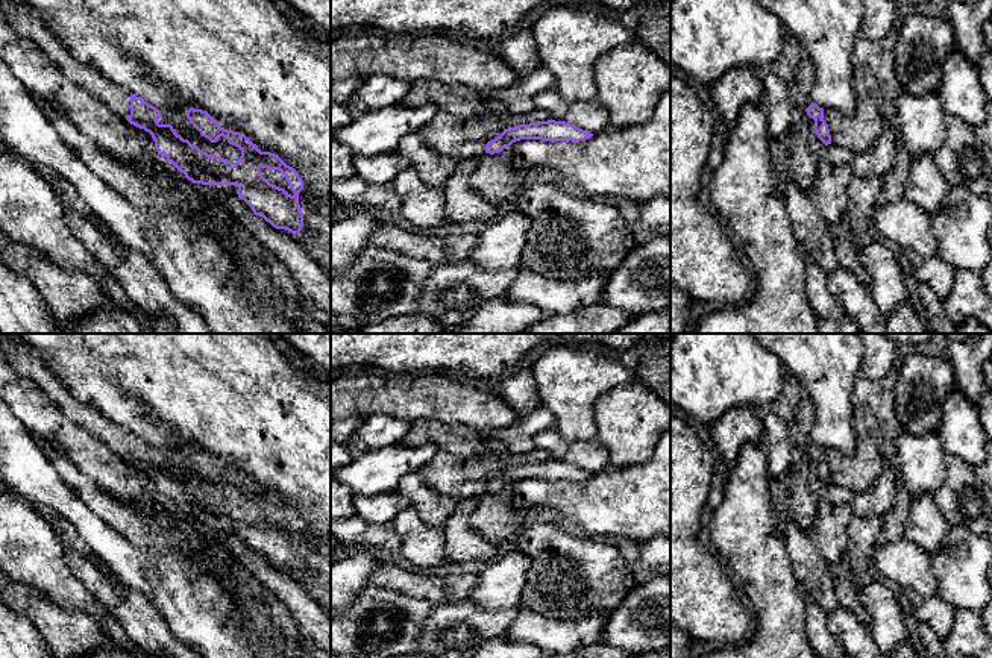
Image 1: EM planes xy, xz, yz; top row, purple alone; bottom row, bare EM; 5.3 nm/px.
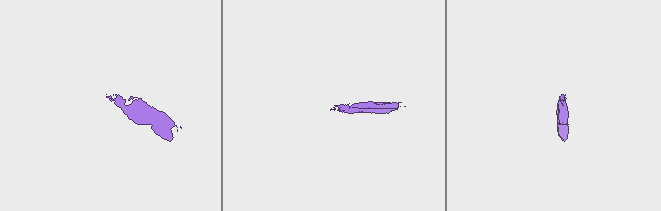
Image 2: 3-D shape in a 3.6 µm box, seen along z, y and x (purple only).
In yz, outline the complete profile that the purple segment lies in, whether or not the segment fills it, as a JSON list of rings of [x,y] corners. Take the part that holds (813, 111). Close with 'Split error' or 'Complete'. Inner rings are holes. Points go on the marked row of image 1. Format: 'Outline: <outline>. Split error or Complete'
Outline: [[[811,102],[811,105],[805,109],[807,115],[815,120],[815,130],[818,138],[825,144],[831,144],[831,135],[828,124],[825,123],[824,109],[819,108],[816,103]]]. Complete

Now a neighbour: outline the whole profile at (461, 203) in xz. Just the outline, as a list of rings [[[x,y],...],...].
[[[476,158],[460,161],[457,170],[441,185],[447,224],[490,221],[496,214],[498,208],[469,185],[469,176],[476,170],[476,164]]]

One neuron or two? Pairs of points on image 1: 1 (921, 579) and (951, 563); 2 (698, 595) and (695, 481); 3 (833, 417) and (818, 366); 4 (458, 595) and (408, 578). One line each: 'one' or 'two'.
1: two
2: one
3: one
4: one

